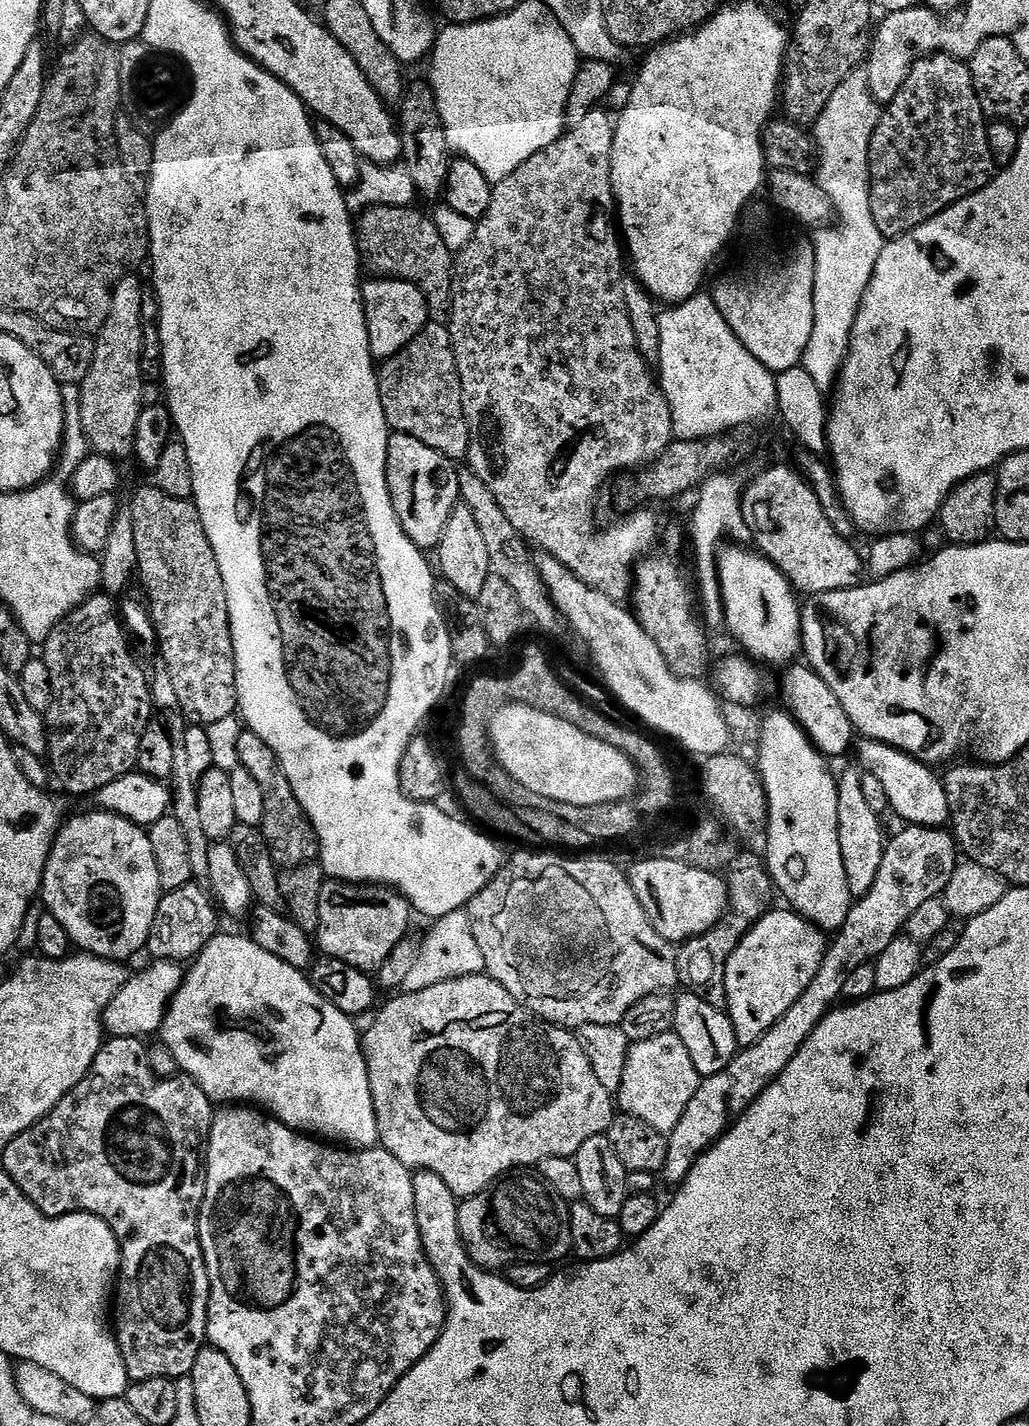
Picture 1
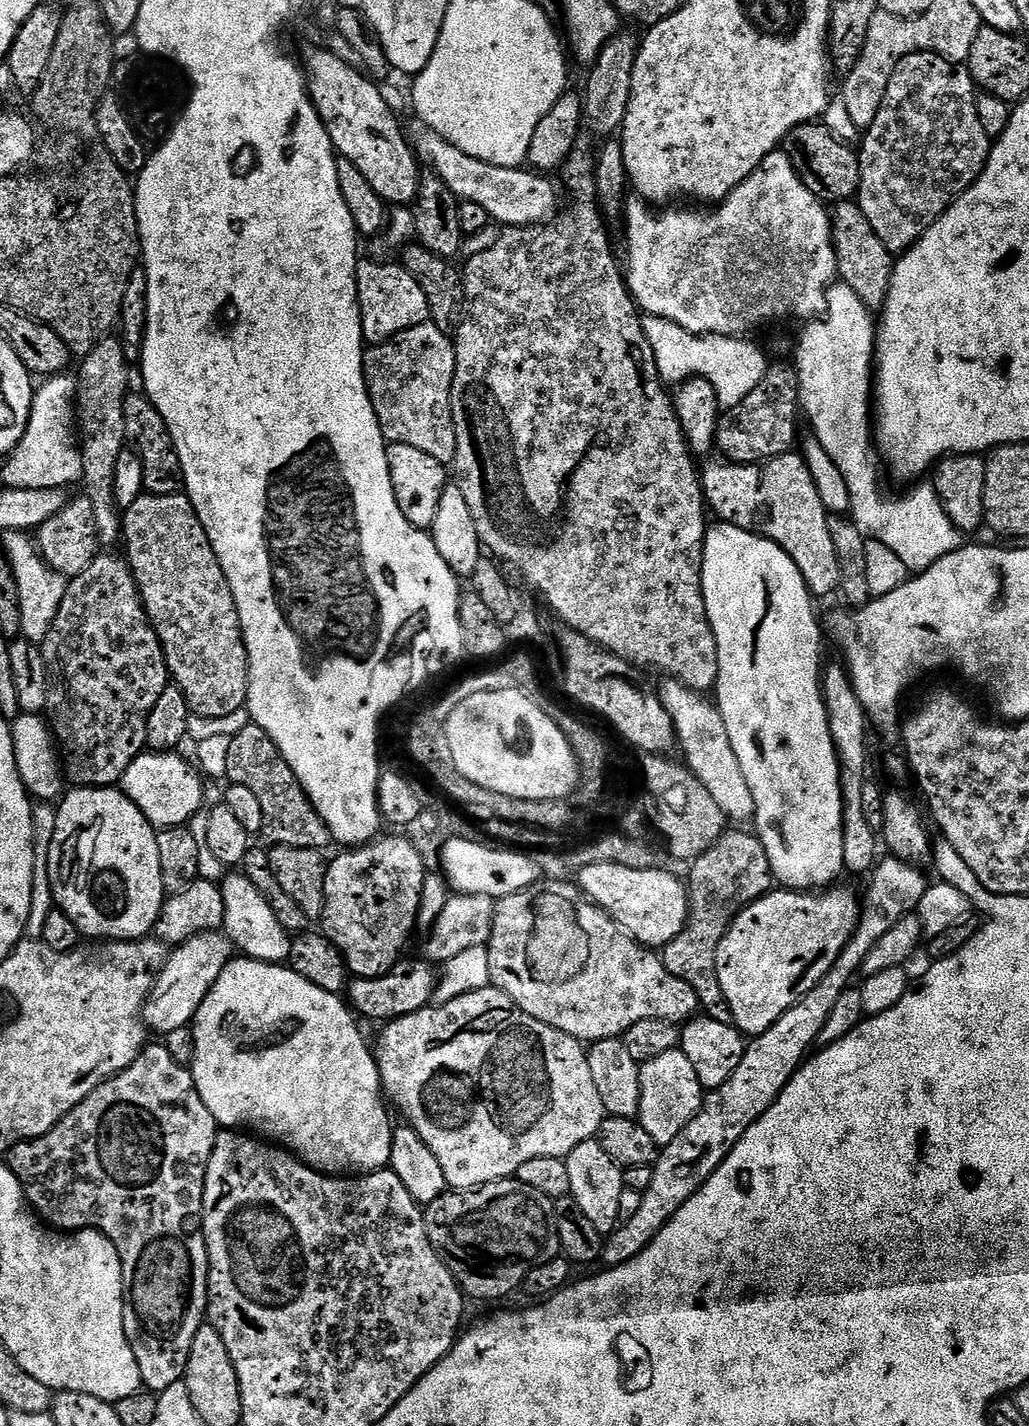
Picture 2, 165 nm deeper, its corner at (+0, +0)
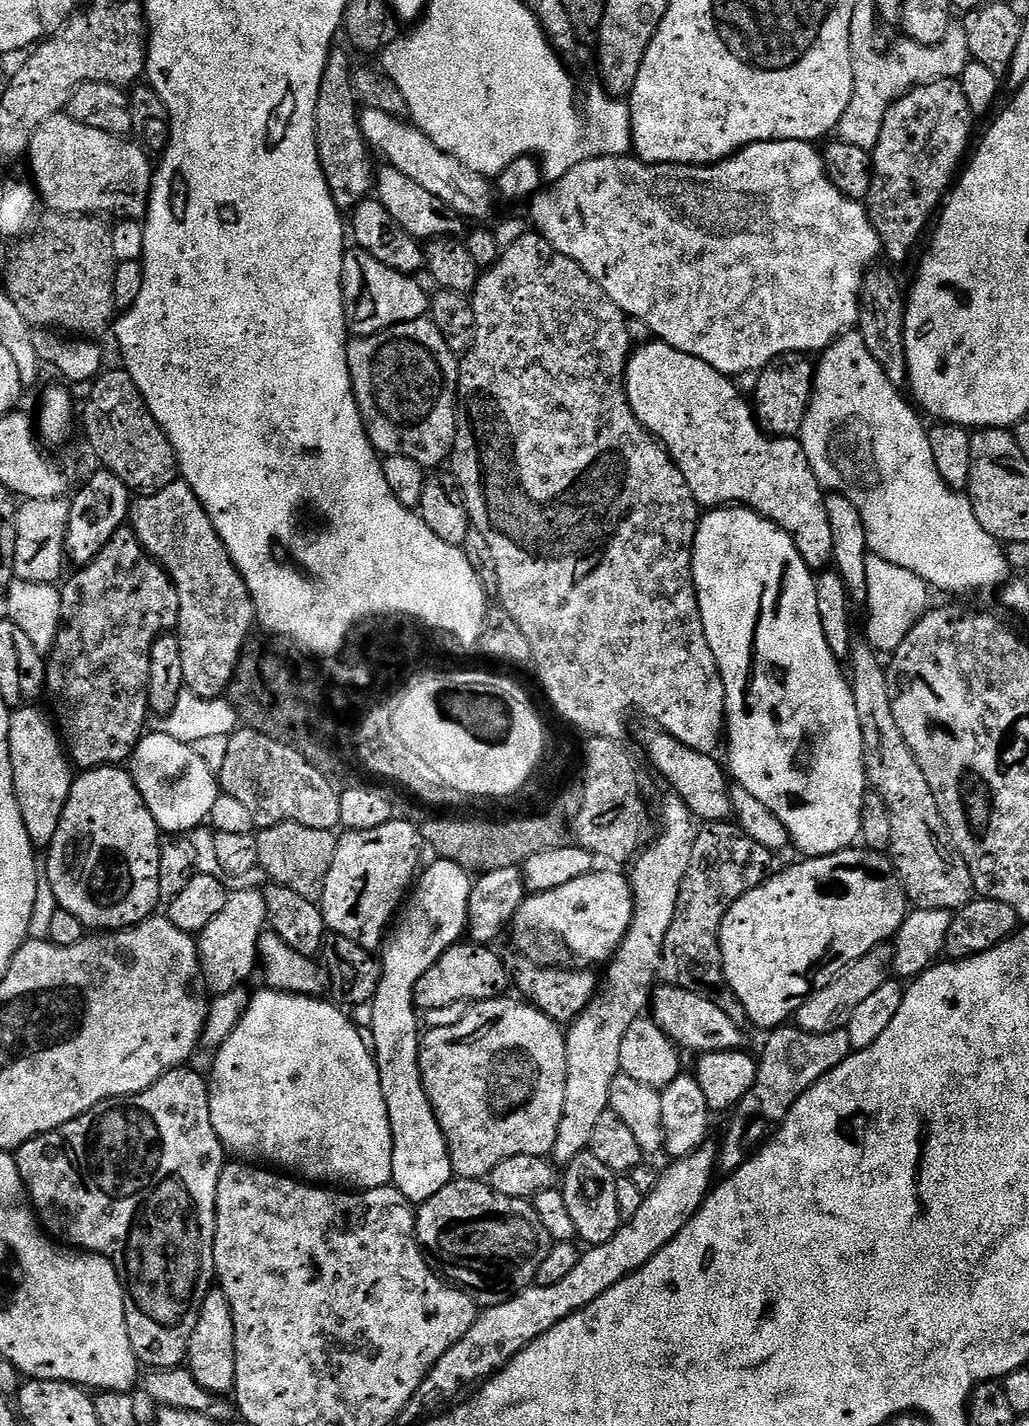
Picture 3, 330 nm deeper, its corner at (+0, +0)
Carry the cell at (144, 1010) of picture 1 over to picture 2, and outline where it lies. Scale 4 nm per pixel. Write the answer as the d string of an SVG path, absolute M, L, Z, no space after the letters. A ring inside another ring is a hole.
M223 931L207 932L190 938L184 944L171 949L163 971L156 978L152 995L144 1003L144 1022L161 1034L189 1027L195 1021L202 1002L206 1002L222 970L234 958L234 945Z

